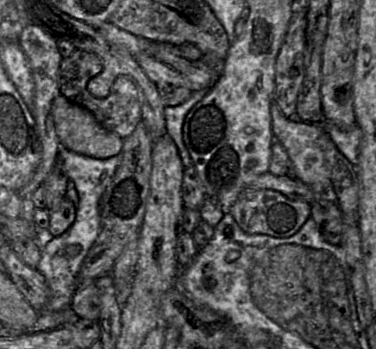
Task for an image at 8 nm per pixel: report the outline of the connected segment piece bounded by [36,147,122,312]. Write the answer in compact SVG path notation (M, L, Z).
M61 147L58 160L62 163L68 179L75 185L79 204L71 227L60 236L47 236L41 245L41 258L36 269L44 276L50 288L50 298L42 312L70 308L72 296L77 289L81 265L102 227L100 200L122 161L122 151L113 157L95 159Z

